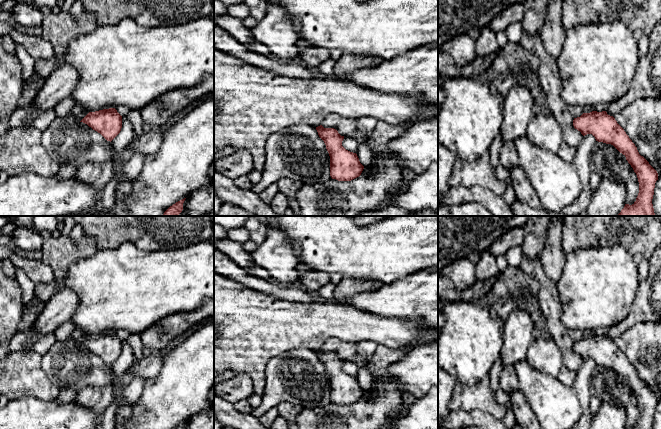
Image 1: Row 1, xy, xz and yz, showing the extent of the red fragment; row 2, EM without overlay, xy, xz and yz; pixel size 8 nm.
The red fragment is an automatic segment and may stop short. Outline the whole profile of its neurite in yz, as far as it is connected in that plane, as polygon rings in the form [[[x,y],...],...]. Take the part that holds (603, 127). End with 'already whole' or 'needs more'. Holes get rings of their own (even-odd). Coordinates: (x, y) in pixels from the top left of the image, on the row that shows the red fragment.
[[[592,111],[574,118],[573,126],[583,136],[592,134],[596,141],[613,145],[626,157],[626,160],[637,175],[639,193],[636,201],[632,205],[625,204],[617,216],[656,216],[652,199],[655,183],[658,180],[658,173],[639,154],[635,144],[615,118],[608,115],[606,111]]]; already whole

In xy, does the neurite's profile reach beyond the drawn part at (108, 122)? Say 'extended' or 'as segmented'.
as segmented

